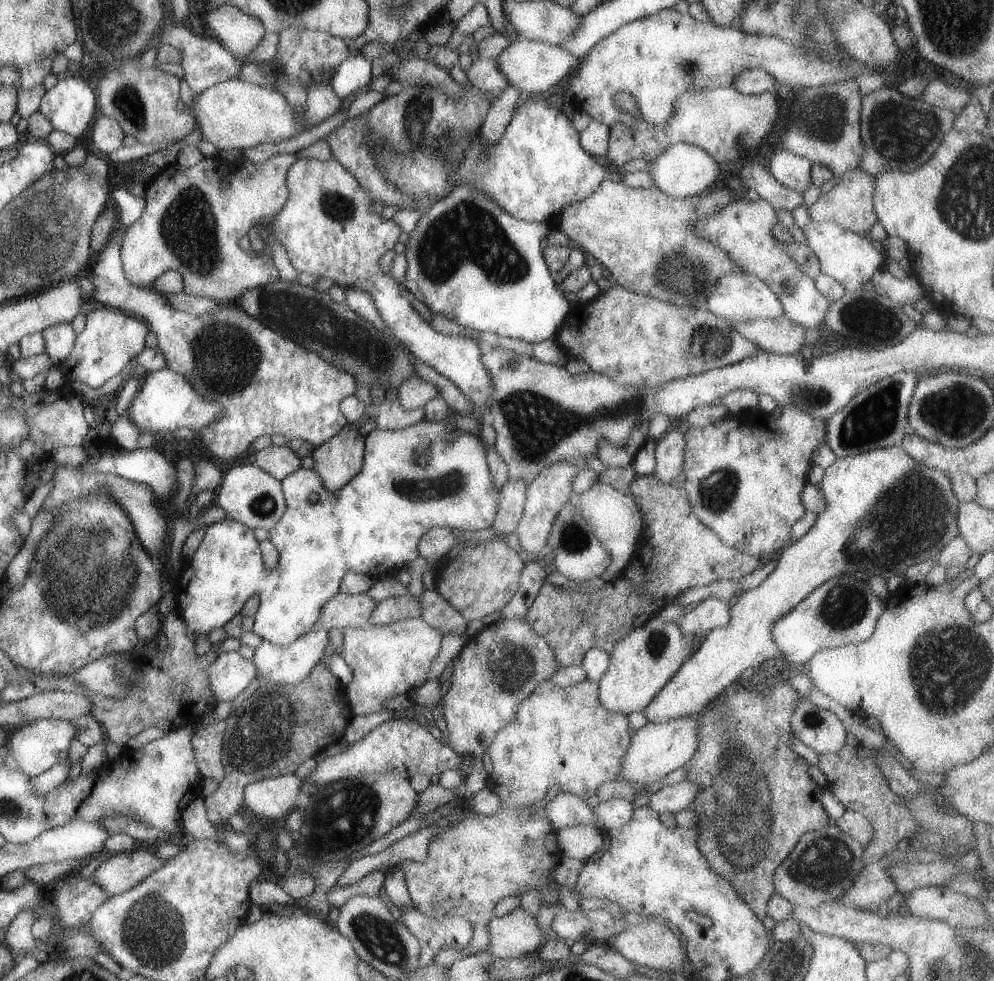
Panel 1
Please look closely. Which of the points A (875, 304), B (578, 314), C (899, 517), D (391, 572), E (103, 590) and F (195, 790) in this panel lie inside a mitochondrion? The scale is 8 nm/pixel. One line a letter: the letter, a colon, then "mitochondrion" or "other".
A: mitochondrion
B: other
C: mitochondrion
D: other
E: mitochondrion
F: other

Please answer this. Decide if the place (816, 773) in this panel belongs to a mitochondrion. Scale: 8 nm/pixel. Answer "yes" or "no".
no

